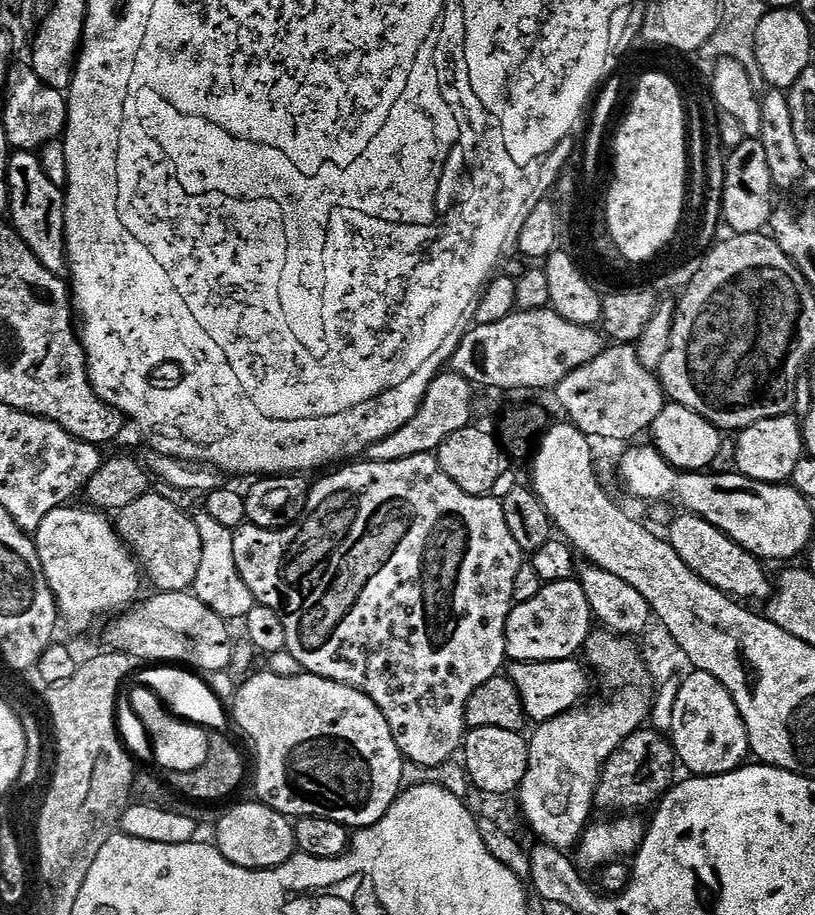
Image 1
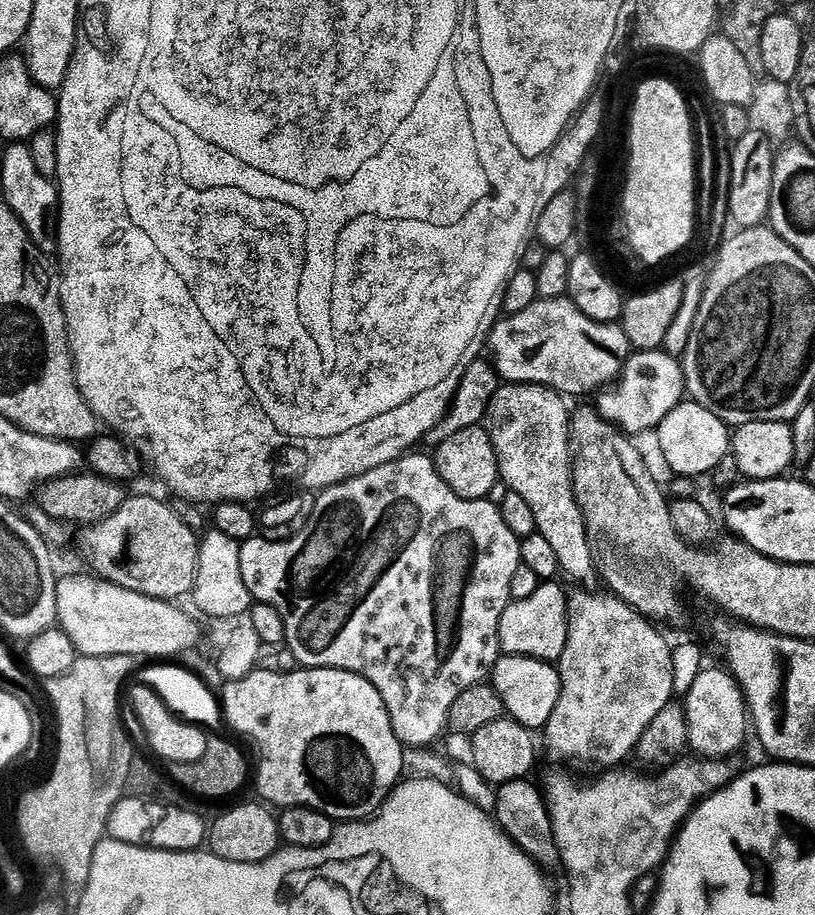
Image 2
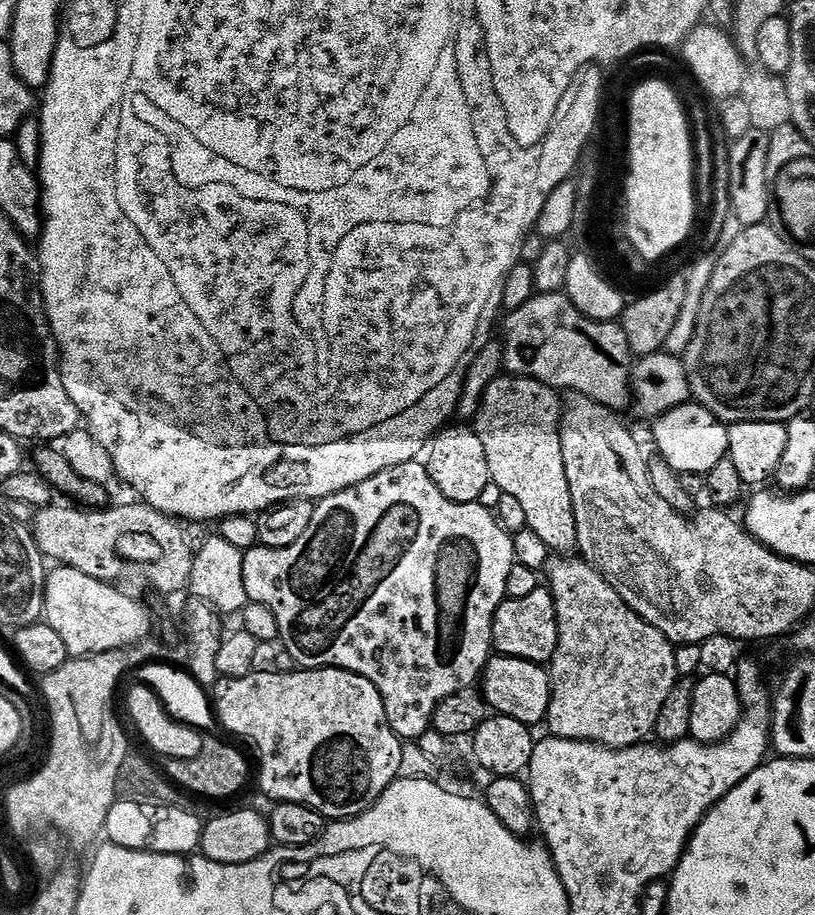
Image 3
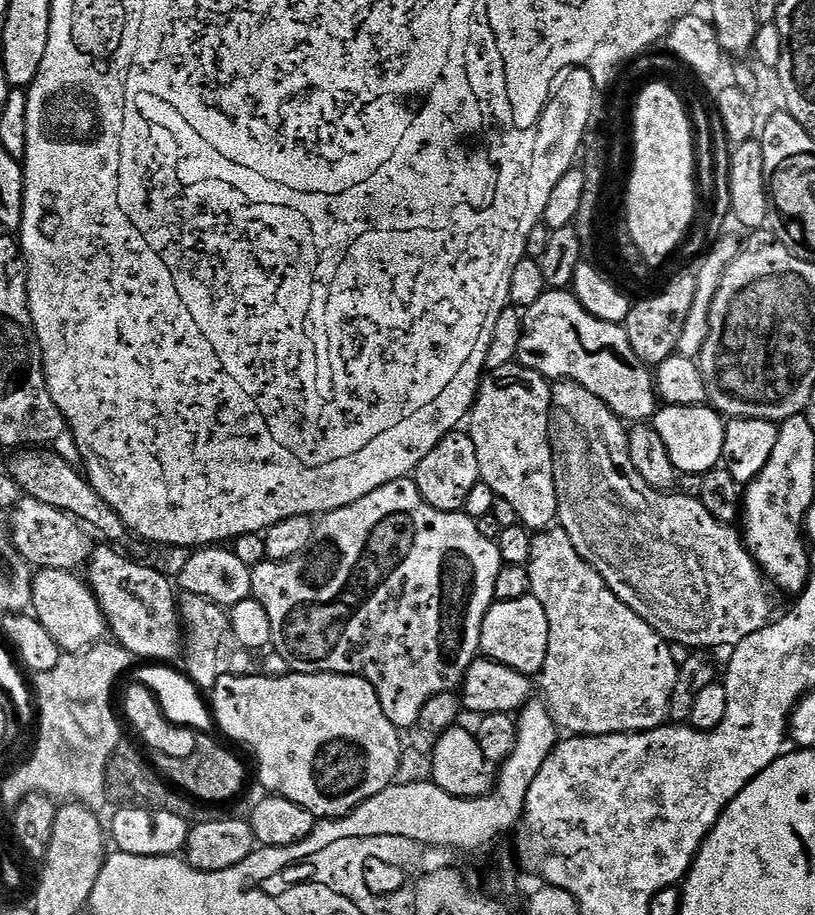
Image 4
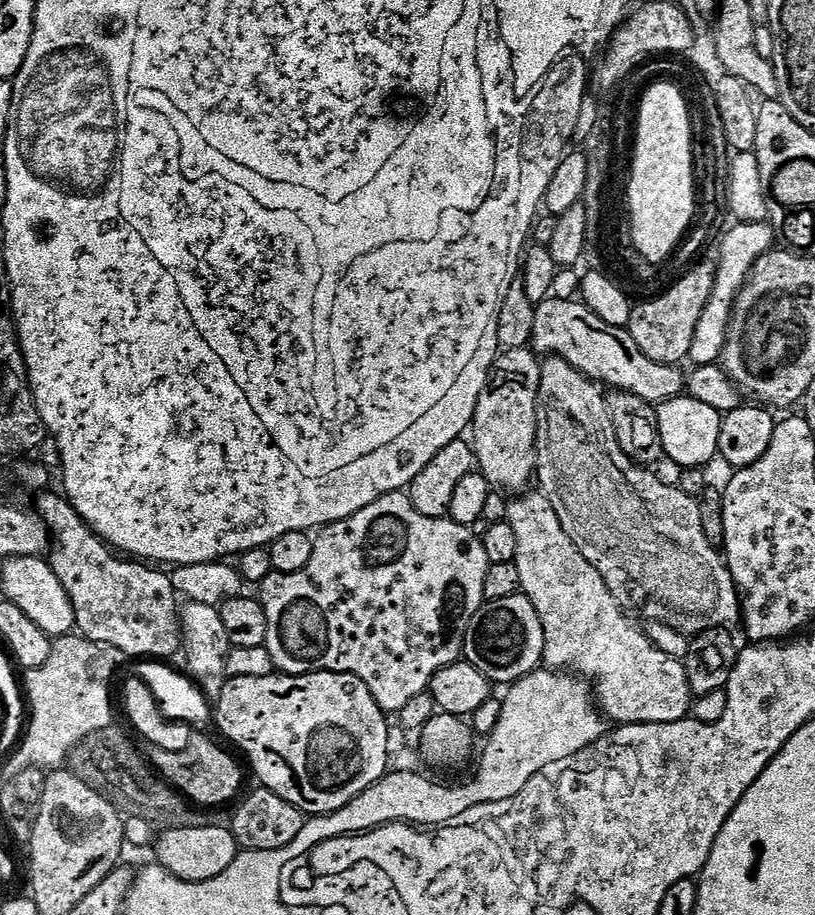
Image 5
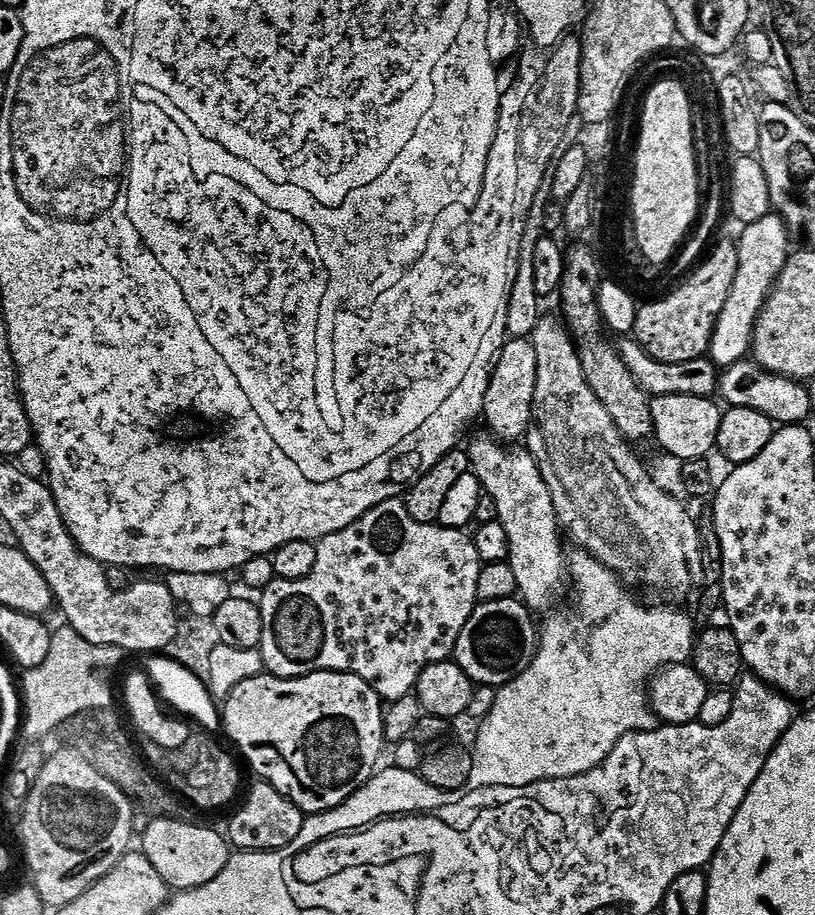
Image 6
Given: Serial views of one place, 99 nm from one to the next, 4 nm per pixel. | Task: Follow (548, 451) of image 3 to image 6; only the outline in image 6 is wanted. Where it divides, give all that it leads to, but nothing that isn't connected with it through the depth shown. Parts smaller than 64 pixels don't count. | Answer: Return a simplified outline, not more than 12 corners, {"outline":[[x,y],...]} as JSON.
{"outline":[[509,339],[492,366],[483,423],[501,442],[527,437],[538,358]]}

